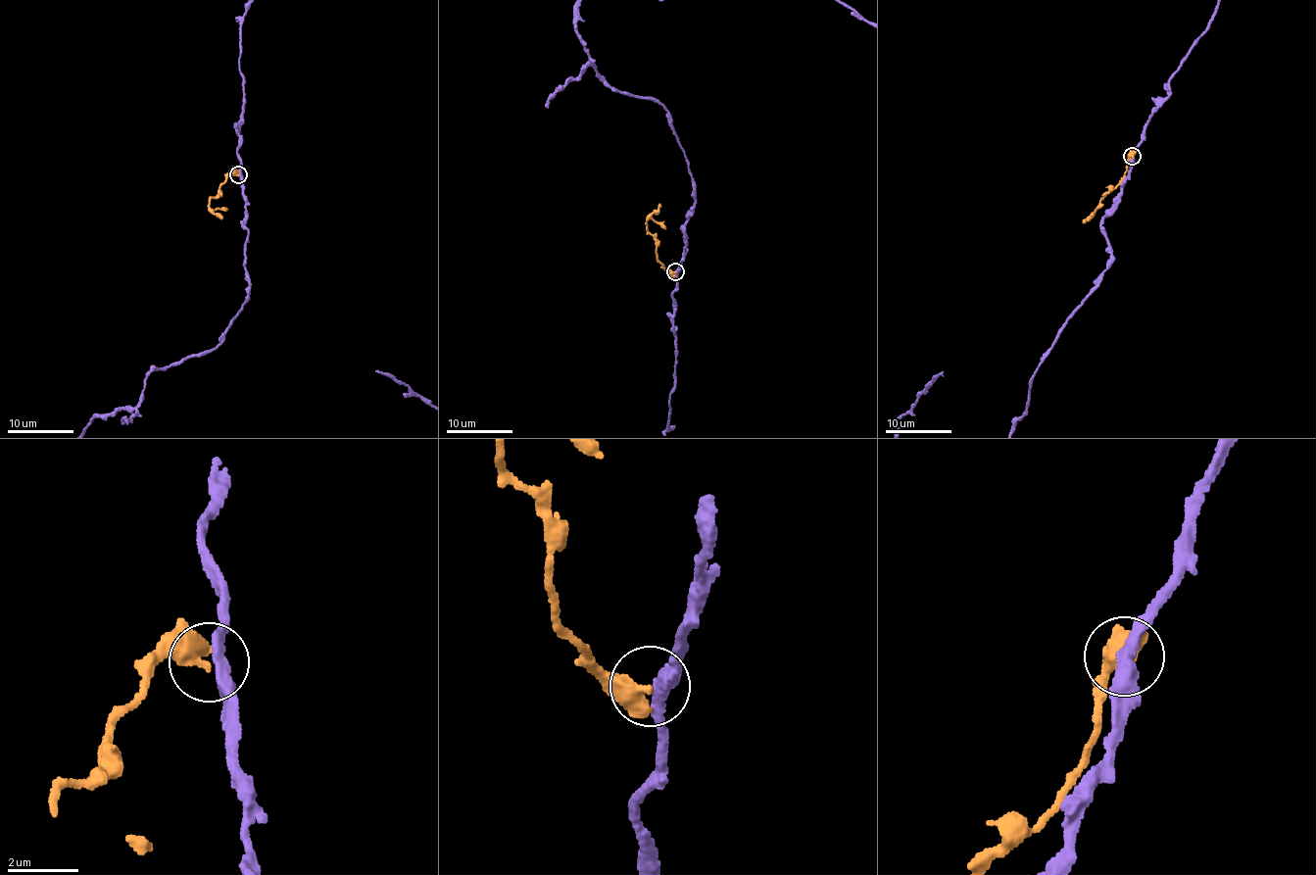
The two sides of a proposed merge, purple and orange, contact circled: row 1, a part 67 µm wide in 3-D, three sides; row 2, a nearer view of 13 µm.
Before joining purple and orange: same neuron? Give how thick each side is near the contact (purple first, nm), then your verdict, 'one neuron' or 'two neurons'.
360 nm thick on the purple side, 500 nm on the other; two neurons

